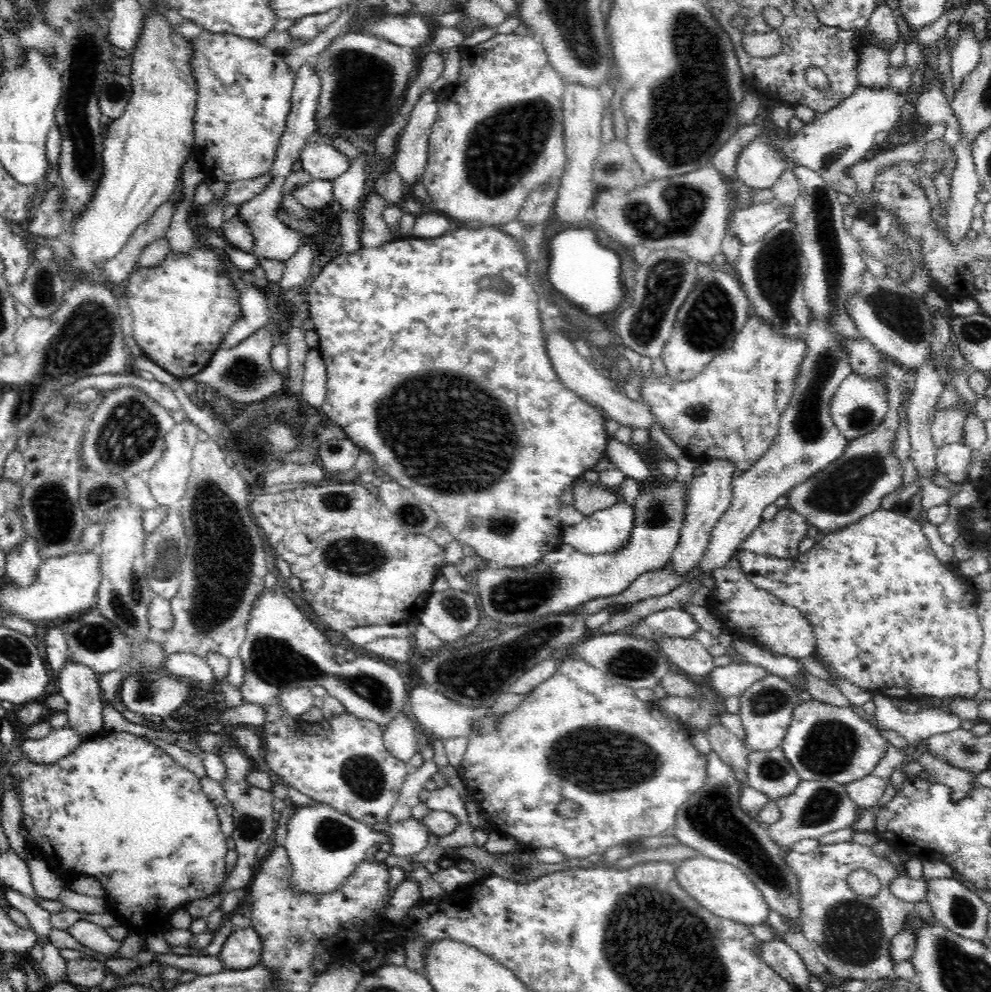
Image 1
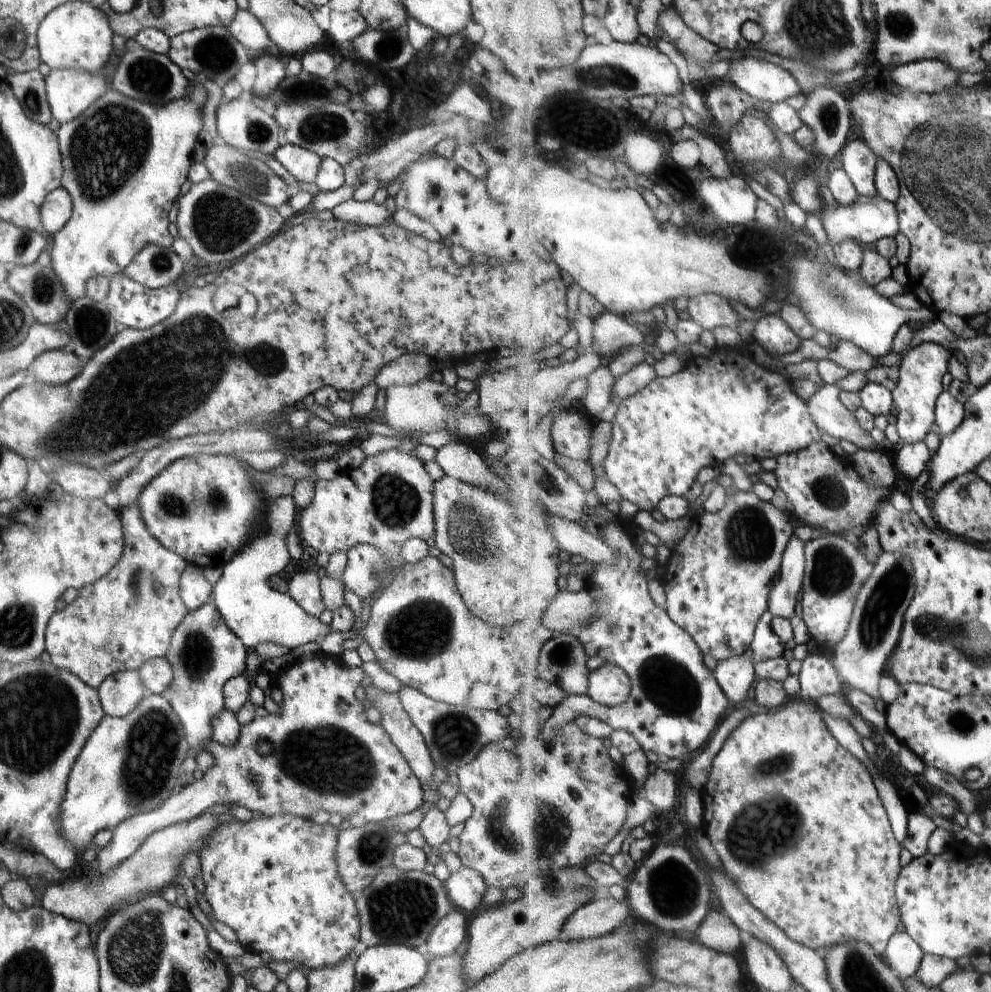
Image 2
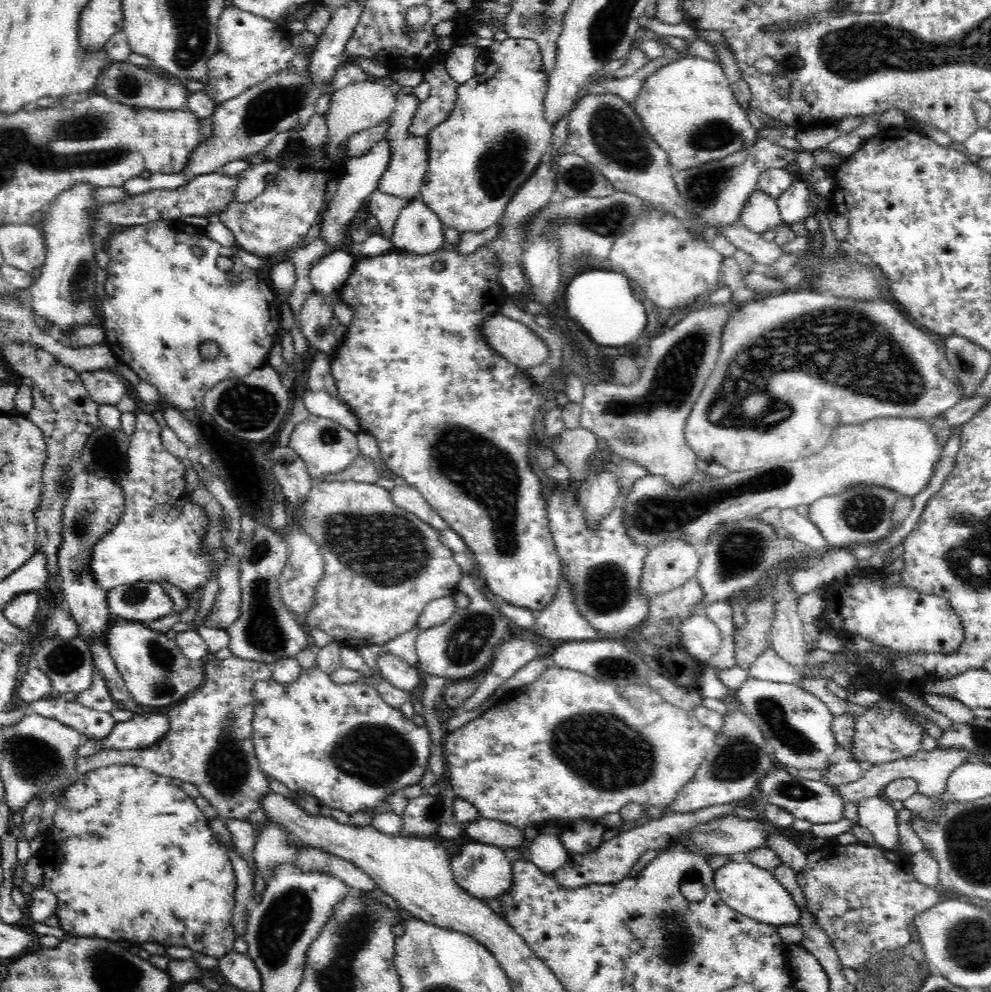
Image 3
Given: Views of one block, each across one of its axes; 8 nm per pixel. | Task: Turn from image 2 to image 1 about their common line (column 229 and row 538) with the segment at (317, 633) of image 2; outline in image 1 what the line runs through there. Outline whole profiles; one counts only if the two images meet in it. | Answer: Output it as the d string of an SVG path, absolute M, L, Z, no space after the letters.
M620 500L611 507L598 509L596 512L585 515L581 522L569 528L563 527L562 542L572 545L576 551L582 554L615 553L625 547L633 527L634 517L633 507L626 501Z

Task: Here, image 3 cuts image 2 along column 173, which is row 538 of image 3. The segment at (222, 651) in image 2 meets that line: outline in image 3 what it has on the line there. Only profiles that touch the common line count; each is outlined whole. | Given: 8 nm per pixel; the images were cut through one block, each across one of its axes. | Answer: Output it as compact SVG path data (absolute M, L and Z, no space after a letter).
M888 417L862 424L840 424L833 429L828 444L820 452L794 462L768 463L757 469L731 472L722 478L699 473L678 488L670 486L661 476L642 476L634 482L630 494L624 500L624 525L628 535L636 539L638 545L646 545L648 550L670 539L682 539L696 546L699 543L706 544L709 536L726 521L758 519L758 514L766 508L776 507L782 511L796 509L797 506L812 504L826 496L842 494L846 488L858 484L881 486L912 498L928 486L942 450L935 429L924 419Z

